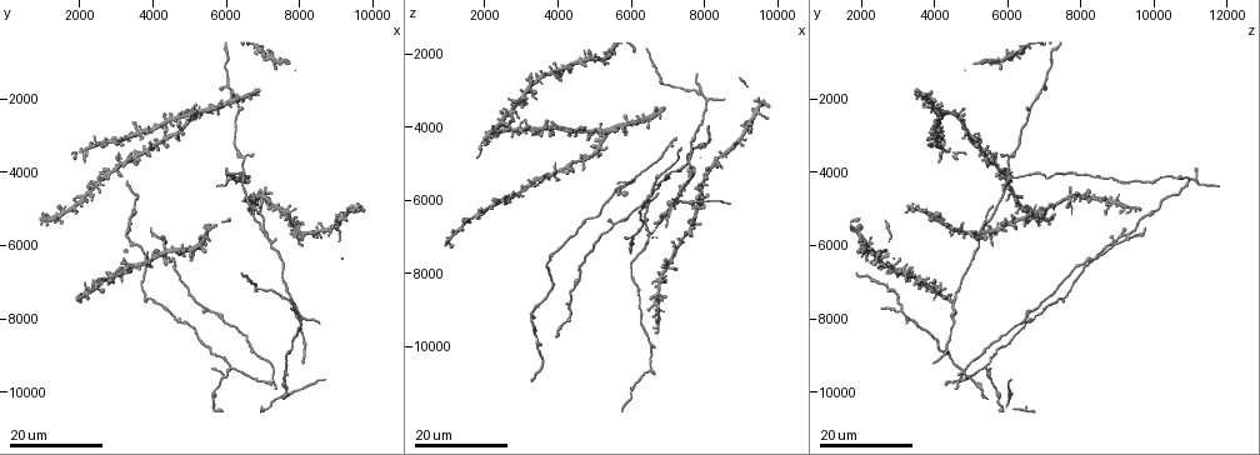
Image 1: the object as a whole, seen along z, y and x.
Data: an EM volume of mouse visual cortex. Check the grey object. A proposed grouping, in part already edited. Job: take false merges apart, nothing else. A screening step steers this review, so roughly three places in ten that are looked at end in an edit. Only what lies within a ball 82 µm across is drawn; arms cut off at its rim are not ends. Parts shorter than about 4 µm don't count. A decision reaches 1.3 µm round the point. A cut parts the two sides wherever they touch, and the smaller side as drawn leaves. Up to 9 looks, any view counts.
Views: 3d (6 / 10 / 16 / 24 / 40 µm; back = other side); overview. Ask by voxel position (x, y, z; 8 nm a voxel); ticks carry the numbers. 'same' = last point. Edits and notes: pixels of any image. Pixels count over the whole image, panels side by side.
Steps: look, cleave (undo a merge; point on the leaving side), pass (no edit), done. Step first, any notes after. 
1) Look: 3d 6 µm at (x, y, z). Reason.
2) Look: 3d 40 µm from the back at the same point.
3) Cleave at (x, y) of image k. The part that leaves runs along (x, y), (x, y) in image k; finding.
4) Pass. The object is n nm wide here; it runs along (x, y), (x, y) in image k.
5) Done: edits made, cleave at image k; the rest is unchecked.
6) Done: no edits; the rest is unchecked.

Look: 3d 16 µm at (6100, 9300, 5400). Three arms meet.

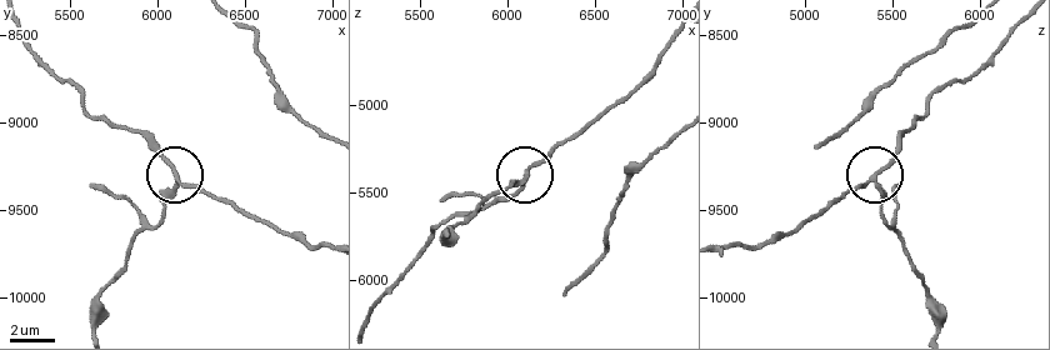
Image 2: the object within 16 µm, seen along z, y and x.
Look: 3d 6 µm at (6120, 9340, 5380).

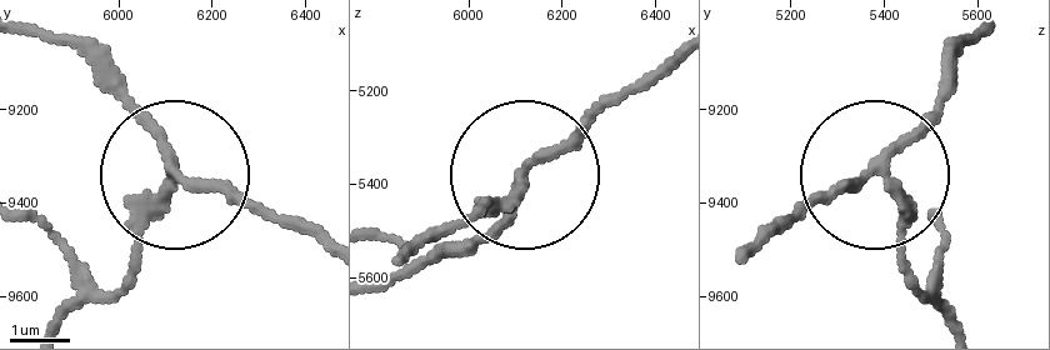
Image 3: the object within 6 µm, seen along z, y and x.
Cleave at (131, 234) of image 3. The side arm is 14 µm long; the part that leaves runs along (889, 175), (909, 259), (944, 319) in image 3; a second cell is stuck on.

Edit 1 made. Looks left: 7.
Look: 3d 24 µm at (7900, 8000, 4400). Thick turns thin.

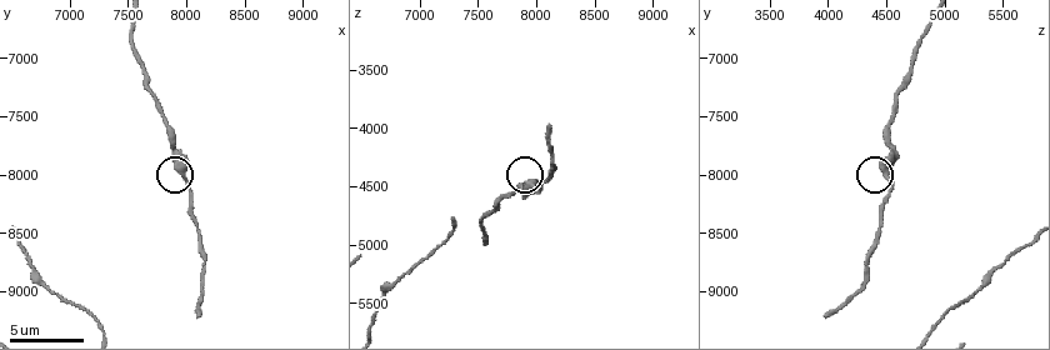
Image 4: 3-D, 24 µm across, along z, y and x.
Look: 3d 10 µm at (7960, 8000, 4500).

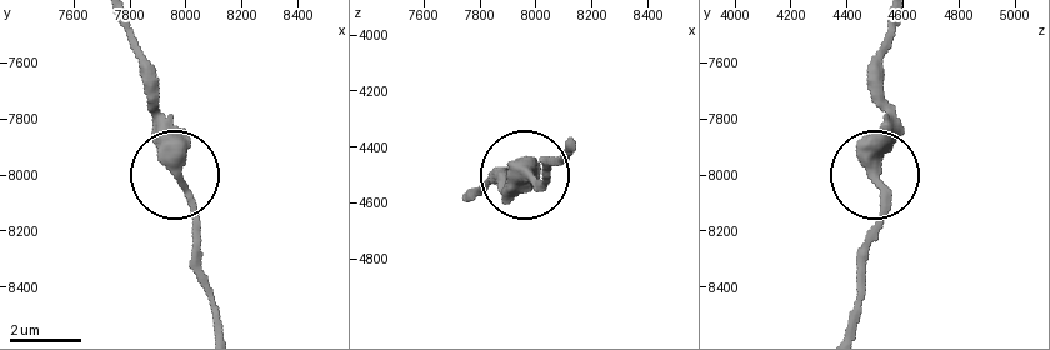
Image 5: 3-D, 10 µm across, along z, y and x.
Pass. It runs along (894, 28), (879, 63), (888, 144), (870, 258) in image 5; continuous, no second cell.

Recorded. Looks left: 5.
Look: 3d 24 µm at (7000, 4700, 7700). Looks like a crossing.

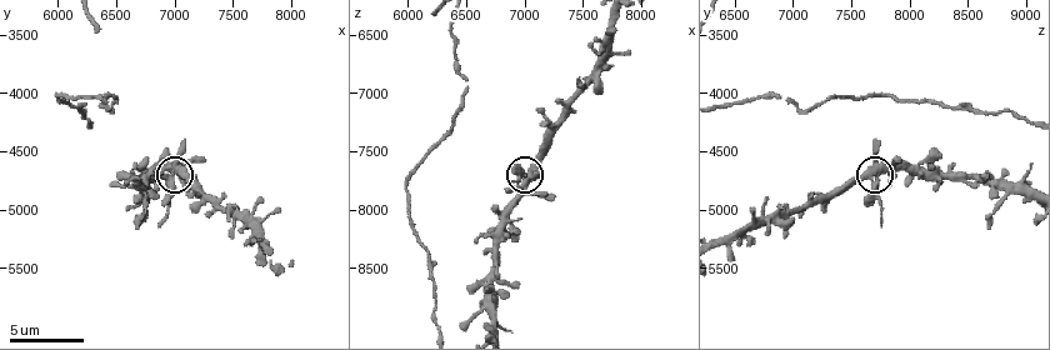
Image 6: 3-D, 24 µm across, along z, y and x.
Look: 3d 6 µm at (6980, 4740, 7740).

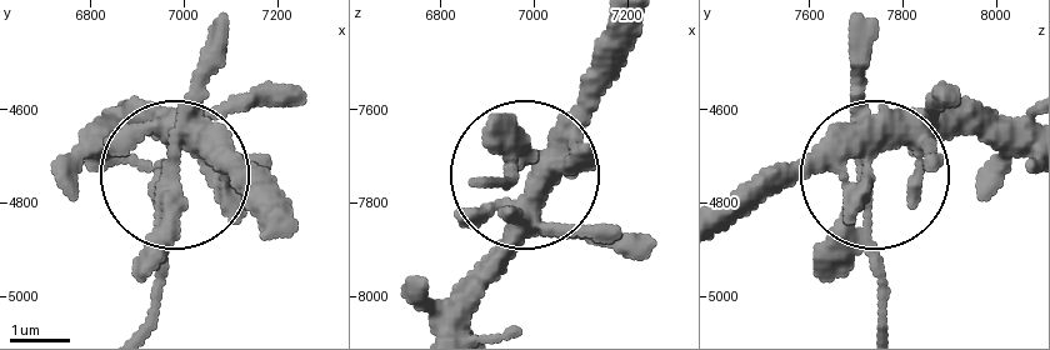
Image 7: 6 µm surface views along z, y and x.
Cleave at (215, 43) of image 7. The part that leaves runs along (181, 126), (153, 315) in image 7; two cells meet here.

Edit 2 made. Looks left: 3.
Look: 3d 16 µm at (6500, 3600, 6000).

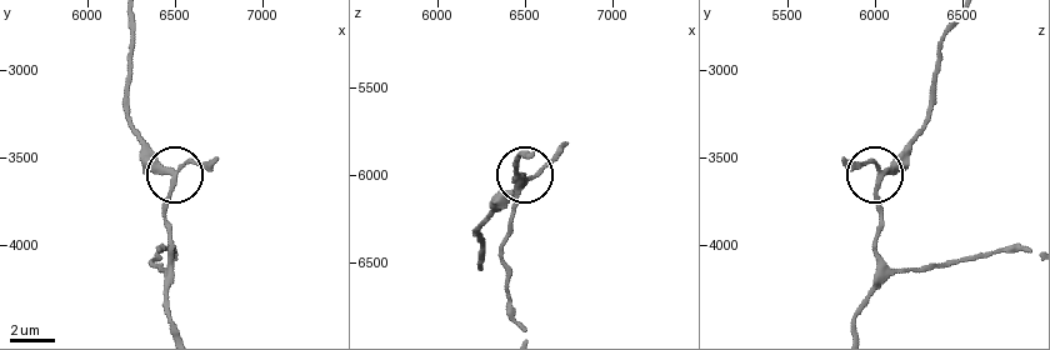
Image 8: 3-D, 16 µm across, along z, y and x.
Look: 3d 6 µm at (6500, 3600, 6040). Zoom in.

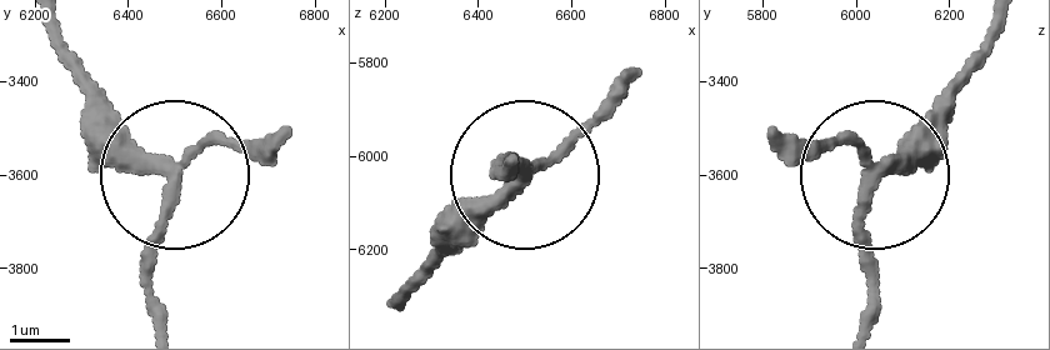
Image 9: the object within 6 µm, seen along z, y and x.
Look: 3d 6 µm from the back at (6495, 3610, 6035).

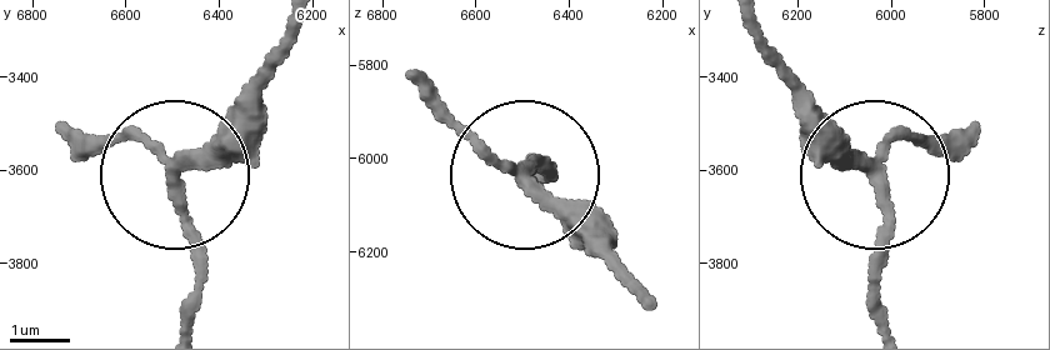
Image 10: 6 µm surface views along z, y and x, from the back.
Pass. 3 arms meet here; it runs along (881, 320), (876, 171), (796, 86) in image 10; all the same cell.

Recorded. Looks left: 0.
Done: edits made, cleave at image 3, cleave at image 7; the rest is unchecked.

